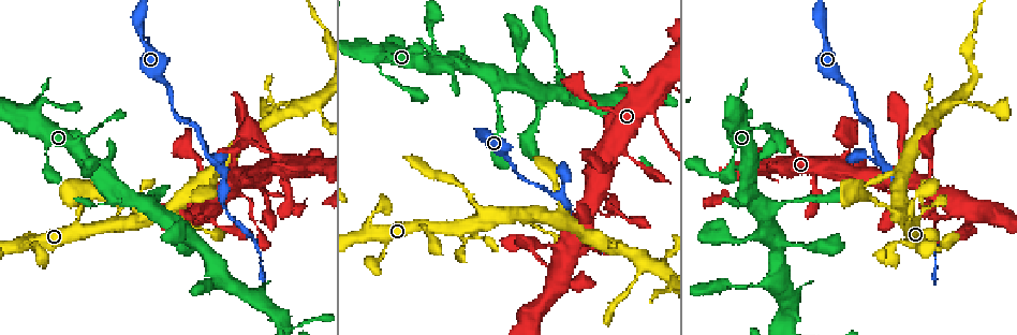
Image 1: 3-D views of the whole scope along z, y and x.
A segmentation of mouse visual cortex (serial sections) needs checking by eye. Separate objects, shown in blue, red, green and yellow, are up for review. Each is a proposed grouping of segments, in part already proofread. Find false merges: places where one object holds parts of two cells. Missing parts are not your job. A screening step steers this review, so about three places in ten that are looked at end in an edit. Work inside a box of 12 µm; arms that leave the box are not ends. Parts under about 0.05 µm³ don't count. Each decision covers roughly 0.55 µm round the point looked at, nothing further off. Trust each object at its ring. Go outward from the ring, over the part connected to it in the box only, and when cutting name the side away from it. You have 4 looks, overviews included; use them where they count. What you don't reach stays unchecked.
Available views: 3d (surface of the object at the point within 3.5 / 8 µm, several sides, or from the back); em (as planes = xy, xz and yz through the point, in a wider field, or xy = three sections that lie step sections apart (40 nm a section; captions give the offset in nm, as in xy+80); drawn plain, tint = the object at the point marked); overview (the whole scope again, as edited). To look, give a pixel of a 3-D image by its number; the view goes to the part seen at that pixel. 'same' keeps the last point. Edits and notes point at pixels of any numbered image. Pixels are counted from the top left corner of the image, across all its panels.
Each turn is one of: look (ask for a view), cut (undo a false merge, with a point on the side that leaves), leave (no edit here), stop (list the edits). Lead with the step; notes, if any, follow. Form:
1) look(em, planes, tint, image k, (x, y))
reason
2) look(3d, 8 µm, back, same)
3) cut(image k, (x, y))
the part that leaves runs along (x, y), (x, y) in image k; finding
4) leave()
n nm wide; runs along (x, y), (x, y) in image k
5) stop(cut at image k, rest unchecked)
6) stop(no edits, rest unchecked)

look(em, planes, tint, image 1, (397, 55))
calibre changes

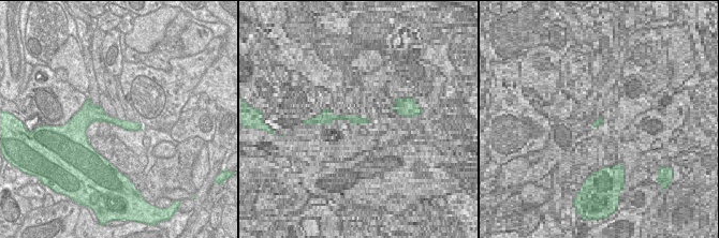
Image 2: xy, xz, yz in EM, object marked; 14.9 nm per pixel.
look(3d, 3.5 µm, same)

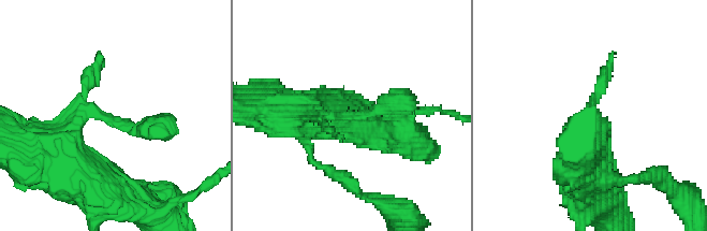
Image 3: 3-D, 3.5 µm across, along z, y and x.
leave()
runs along (84, 117), (105, 117), (137, 127) in image 2; one cell here

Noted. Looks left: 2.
look(3d, 3.5 µm, back, image 1, (141, 221))
side arm on a straight run

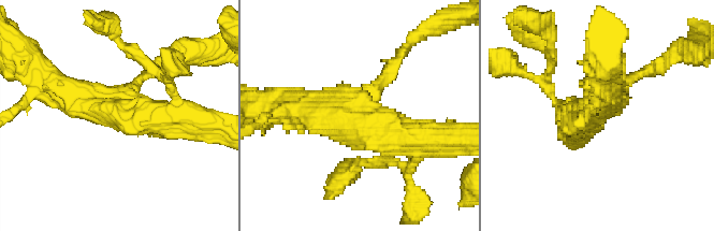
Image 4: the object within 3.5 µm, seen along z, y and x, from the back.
leave()
runs along (192, 121), (110, 112), (60, 88) in image 4; all the same cell

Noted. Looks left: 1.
stop(no edits, rest unchecked)

